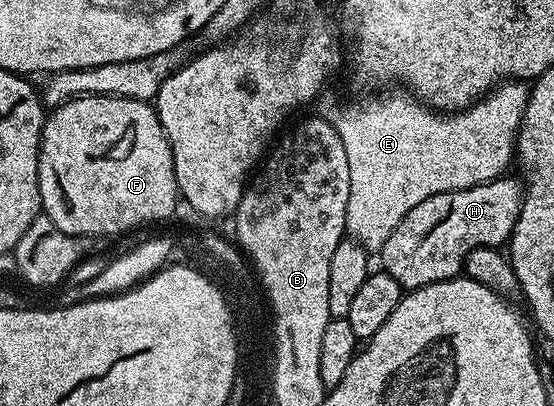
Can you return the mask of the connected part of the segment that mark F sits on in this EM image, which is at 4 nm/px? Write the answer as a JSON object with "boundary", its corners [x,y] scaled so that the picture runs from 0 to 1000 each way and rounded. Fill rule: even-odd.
{"boundary":[[[161,234],[143,244],[125,244],[119,254],[96,266],[83,286],[83,305],[76,320],[76,345],[69,369],[69,463],[76,488],[74,517],[108,564],[125,579],[213,579],[218,569],[235,569],[255,549],[285,549],[291,539],[307,539],[325,493],[321,448],[310,397],[310,367],[303,337],[285,296],[285,276],[271,254],[245,249],[231,239],[202,239],[200,234]]]}

